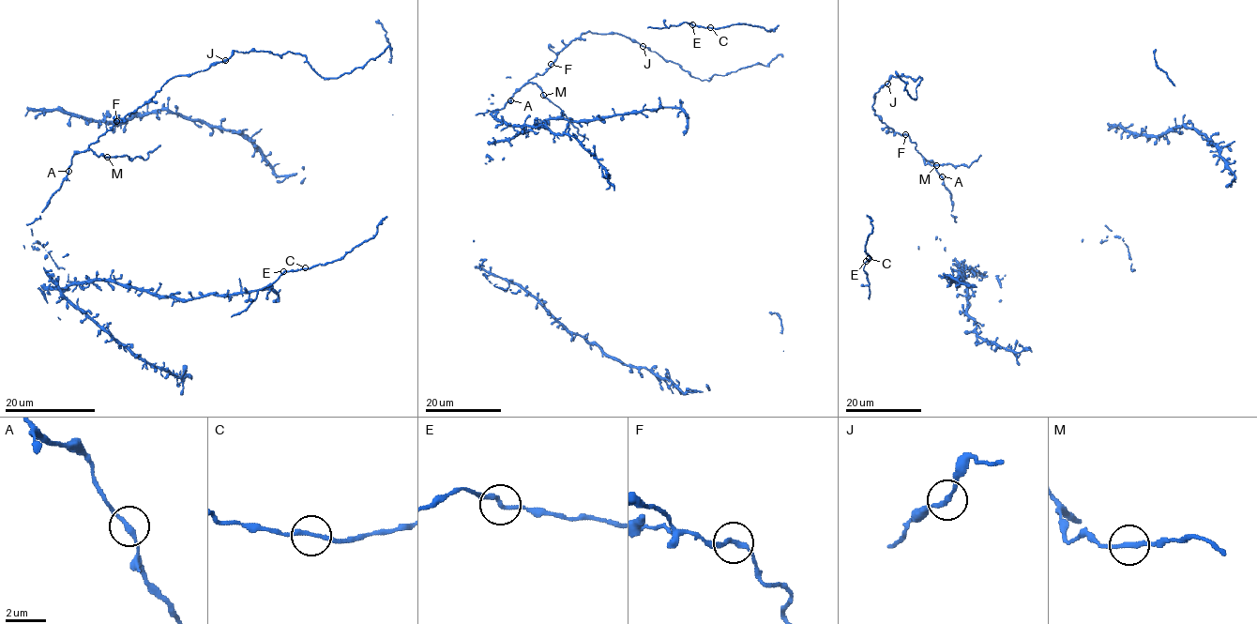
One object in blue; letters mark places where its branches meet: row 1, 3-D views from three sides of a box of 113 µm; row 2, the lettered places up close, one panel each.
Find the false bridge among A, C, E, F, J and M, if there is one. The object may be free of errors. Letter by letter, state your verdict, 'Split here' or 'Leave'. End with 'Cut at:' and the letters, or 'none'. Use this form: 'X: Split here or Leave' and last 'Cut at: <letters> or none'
A: Leave
C: Leave
E: Leave
F: Leave
J: Leave
M: Leave
Cut at: none

